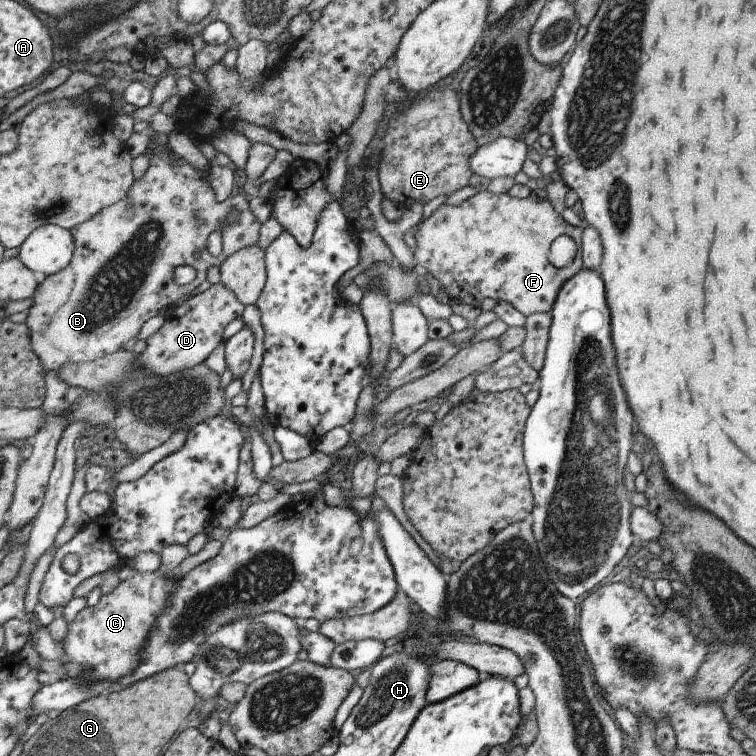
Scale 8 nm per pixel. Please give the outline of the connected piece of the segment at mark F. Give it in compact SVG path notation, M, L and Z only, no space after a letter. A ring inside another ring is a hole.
M482 190L459 206L440 206L430 217L417 224L414 233L414 262L440 282L448 301L454 300L480 307L482 300L492 298L498 303L510 303L527 317L532 313L550 311L563 283L583 268L583 254L580 248L576 258L566 267L557 269L552 266L547 256L553 240L560 235L570 235L580 247L582 233L582 227L569 224L556 212L550 201L542 199L538 193L518 198L508 193L495 195L488 190Z

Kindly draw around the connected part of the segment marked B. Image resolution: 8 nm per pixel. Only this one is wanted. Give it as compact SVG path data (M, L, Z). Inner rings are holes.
M163 147L160 152L156 152L154 156L150 157L148 169L146 170L142 178L136 179L133 182L133 185L128 189L125 199L119 200L113 205L107 206L104 210L94 214L93 217L90 217L88 220L81 222L80 225L76 225L74 228L69 229L69 231L73 234L75 244L73 257L71 258L69 265L66 266L65 269L62 269L60 272L57 272L56 274L51 274L47 277L40 277L38 286L36 287L35 293L33 294L33 305L28 309L28 315L26 316L24 324L29 330L29 337L31 340L33 351L40 359L41 366L44 370L46 392L42 408L45 410L46 422L43 423L43 427L32 438L32 454L30 454L30 457L27 460L24 460L24 462L21 464L17 476L16 488L13 494L13 501L11 502L11 508L7 514L6 519L6 523L8 523L10 529L9 534L11 532L14 532L14 530L19 531L19 529L21 529L24 524L32 522L32 518L34 518L38 514L38 511L42 508L45 499L45 492L49 483L49 478L55 463L55 452L57 451L57 444L61 439L61 434L63 433L63 430L66 428L66 426L68 426L68 422L65 419L65 412L79 398L82 398L87 393L87 391L85 390L71 387L67 382L60 380L57 377L57 370L61 369L62 365L93 361L94 359L105 357L108 354L112 354L120 350L122 344L126 344L126 342L132 340L132 338L134 338L134 336L138 334L141 326L149 318L152 318L152 316L160 315L160 311L162 311L162 309L166 310L166 308L168 308L171 304L176 304L178 300L182 302L184 298L188 298L188 296L190 297L192 294L195 294L197 291L199 291L200 284L202 284L202 282L204 282L204 280L206 279L206 272L208 272L208 269L211 266L219 267L224 262L224 260L226 260L226 258L228 258L231 254L238 252L238 250L240 250L241 248L256 245L258 242L261 224L252 215L252 212L250 211L250 206L248 205L249 198L244 194L244 192L242 191L234 198L231 198L230 194L228 199L224 202L217 202L214 195L214 190L212 189L212 185L210 185L210 181L208 181L206 173L195 170L184 159L180 166L172 166L172 164L170 164L170 156L168 156L169 151L172 150L170 150L168 147ZM128 202L132 202L132 204L134 204L134 210L132 210L132 208L128 210ZM232 208L234 208L234 210L240 211L240 217L235 223L225 224L225 217L230 214L230 210L232 210ZM215 230L221 230L222 234L223 247L222 252L219 256L213 256L208 251L208 247L206 247L206 240L208 236L210 236L210 234L212 234L212 232L214 232ZM184 265L192 266L192 268L196 270L196 278L194 278L194 280L188 284L178 285L174 281L174 270L176 270L178 266Z

